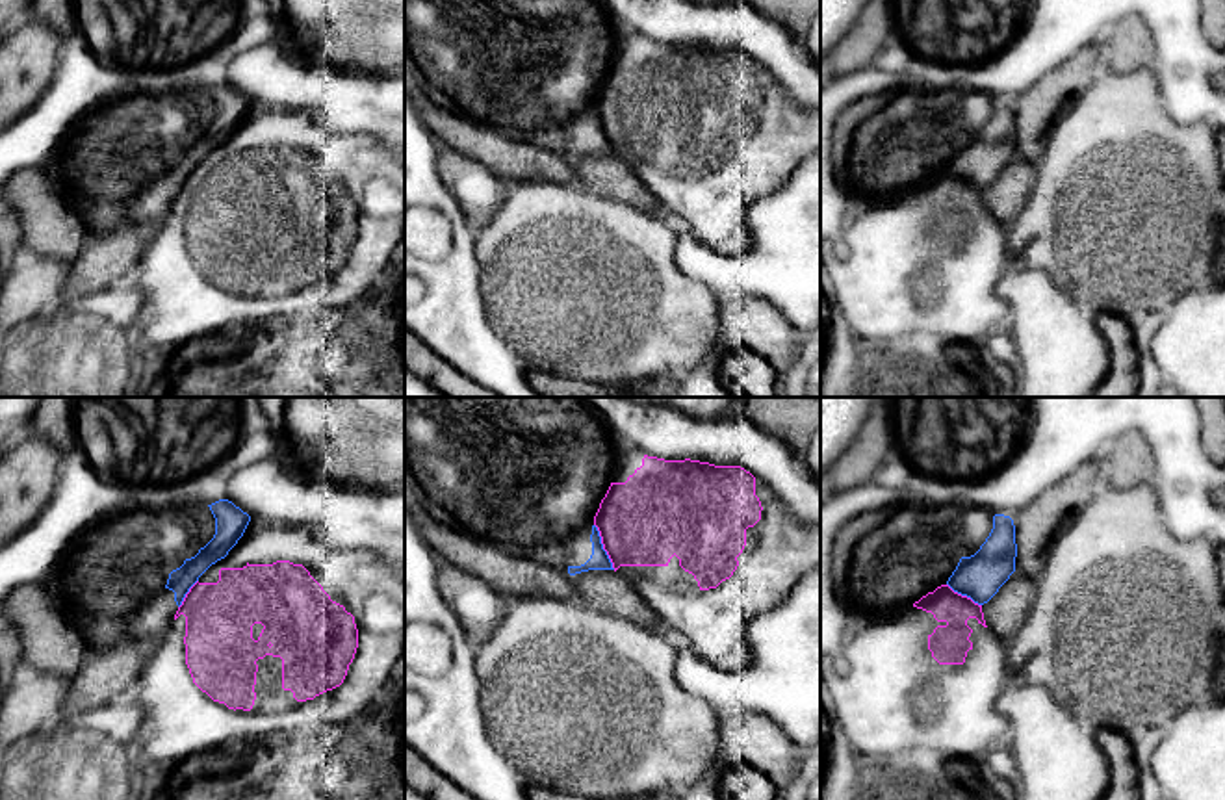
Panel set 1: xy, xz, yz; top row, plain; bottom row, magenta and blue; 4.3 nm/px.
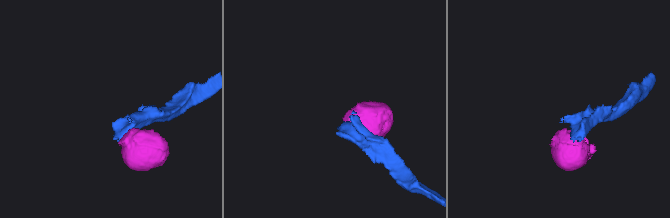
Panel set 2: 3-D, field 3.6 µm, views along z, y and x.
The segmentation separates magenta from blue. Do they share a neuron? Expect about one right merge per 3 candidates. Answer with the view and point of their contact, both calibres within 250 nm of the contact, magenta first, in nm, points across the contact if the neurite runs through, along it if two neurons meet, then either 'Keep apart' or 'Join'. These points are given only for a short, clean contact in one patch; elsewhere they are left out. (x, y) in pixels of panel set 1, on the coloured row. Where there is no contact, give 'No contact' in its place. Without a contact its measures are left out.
Touches magenta at xz (604, 546). Thickness 380 nm (magenta) against 80 nm. Boundary: xz (594, 524), (602, 548), (615, 568). Keep apart

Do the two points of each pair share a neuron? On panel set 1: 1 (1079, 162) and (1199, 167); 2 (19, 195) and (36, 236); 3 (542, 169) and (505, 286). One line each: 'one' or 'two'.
1: one
2: one
3: two

